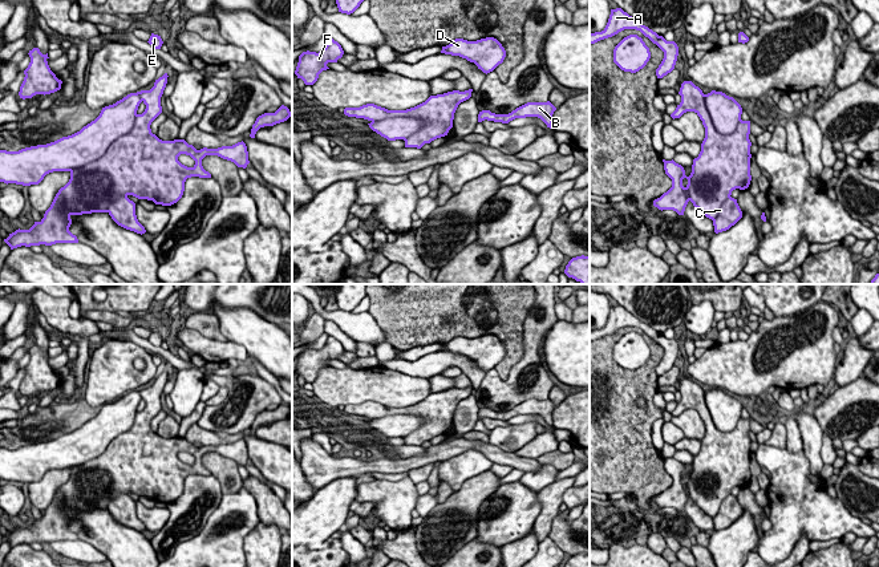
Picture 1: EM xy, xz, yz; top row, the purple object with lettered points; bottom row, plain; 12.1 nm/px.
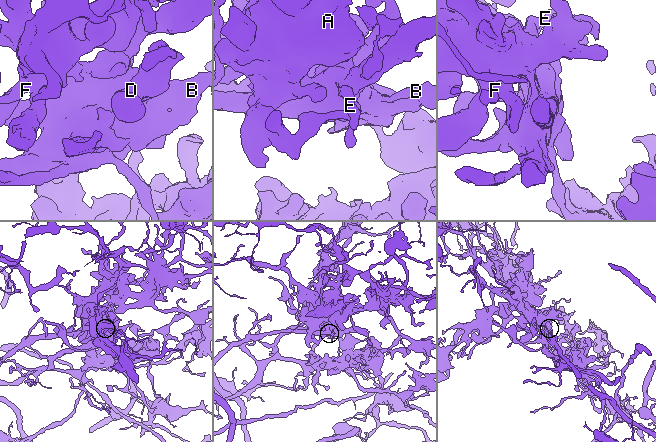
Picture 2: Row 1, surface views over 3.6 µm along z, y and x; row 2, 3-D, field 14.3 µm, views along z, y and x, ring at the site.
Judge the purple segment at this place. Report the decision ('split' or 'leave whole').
split

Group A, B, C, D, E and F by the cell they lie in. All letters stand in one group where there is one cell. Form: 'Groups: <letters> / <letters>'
Groups: A B D E F / C

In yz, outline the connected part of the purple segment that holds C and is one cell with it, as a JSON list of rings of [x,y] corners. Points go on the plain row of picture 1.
[[[728,495],[718,510],[718,514],[713,518],[714,530],[722,530],[729,527],[742,515],[742,509],[737,501],[737,497]]]

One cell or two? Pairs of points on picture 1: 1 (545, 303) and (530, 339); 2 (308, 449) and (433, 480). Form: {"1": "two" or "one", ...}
{"1": "one", "2": "two"}

